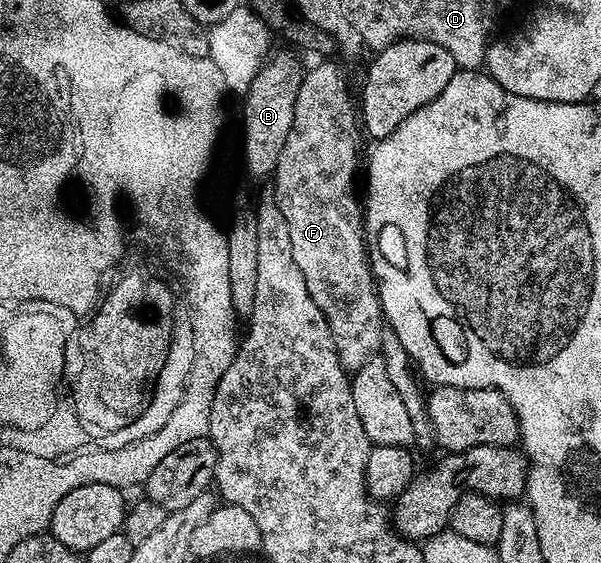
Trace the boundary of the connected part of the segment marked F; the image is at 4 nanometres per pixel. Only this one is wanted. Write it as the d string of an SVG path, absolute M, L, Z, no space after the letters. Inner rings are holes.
M321 60L318 66L313 66L309 71L304 72L297 88L297 99L294 104L294 123L291 124L291 130L287 135L287 142L279 154L277 167L272 170L271 181L273 180L273 194L275 205L283 216L287 216L287 228L291 228L291 252L295 256L295 264L299 264L299 272L303 272L303 280L307 280L307 292L311 292L311 300L319 304L327 324L331 328L331 336L335 340L335 348L342 366L346 371L356 372L370 361L380 351L380 336L387 327L385 312L381 310L381 296L378 283L375 281L375 270L365 259L365 241L366 235L363 233L363 210L352 198L353 181L357 178L357 130L359 134L359 116L355 111L355 98L349 95L349 86L345 83L345 74L336 66L333 60Z

